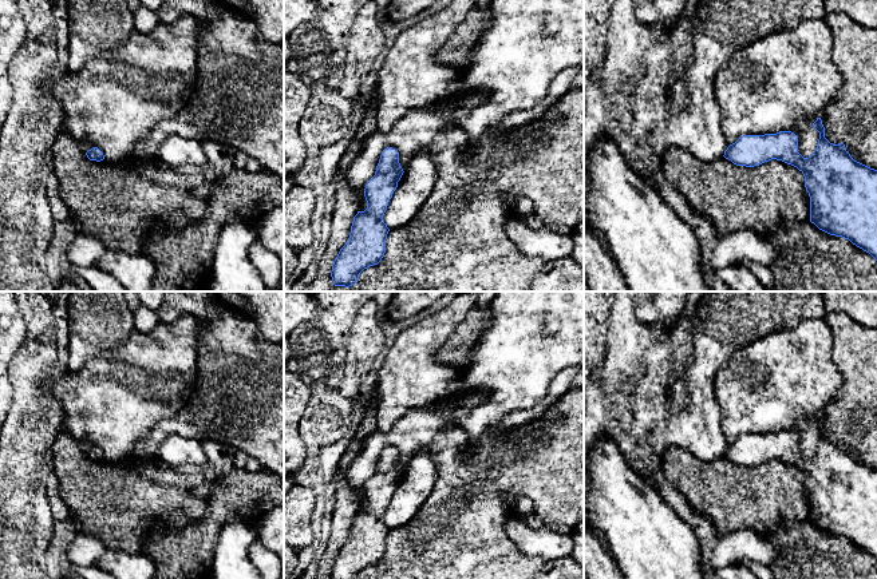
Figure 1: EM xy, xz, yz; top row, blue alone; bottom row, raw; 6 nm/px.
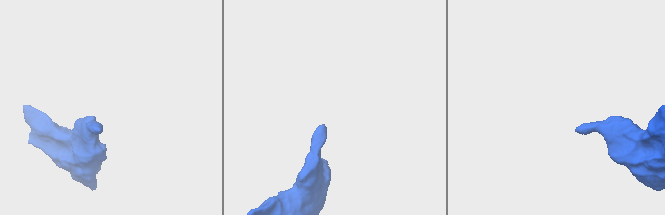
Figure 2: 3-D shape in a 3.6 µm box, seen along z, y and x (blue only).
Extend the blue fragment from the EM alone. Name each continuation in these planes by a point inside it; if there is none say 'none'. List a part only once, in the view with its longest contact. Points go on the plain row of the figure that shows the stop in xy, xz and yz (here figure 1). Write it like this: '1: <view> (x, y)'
none

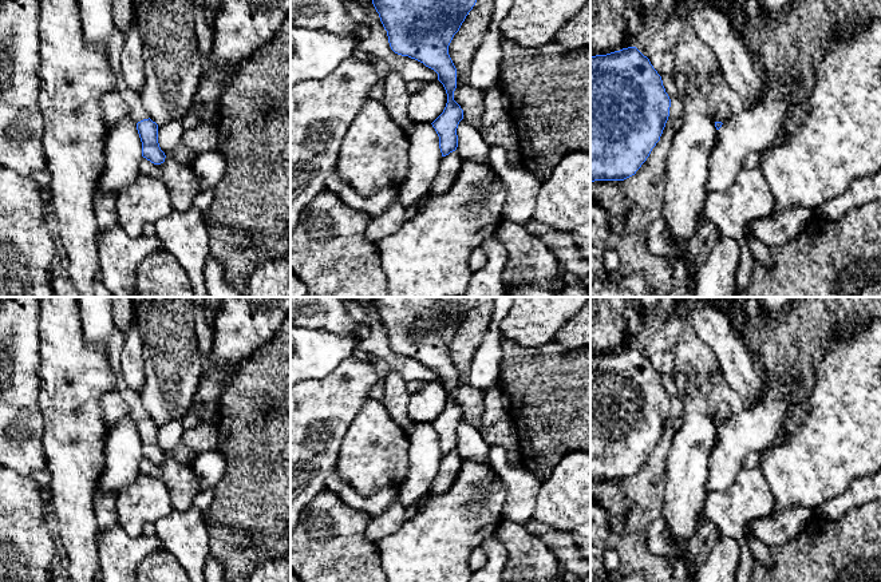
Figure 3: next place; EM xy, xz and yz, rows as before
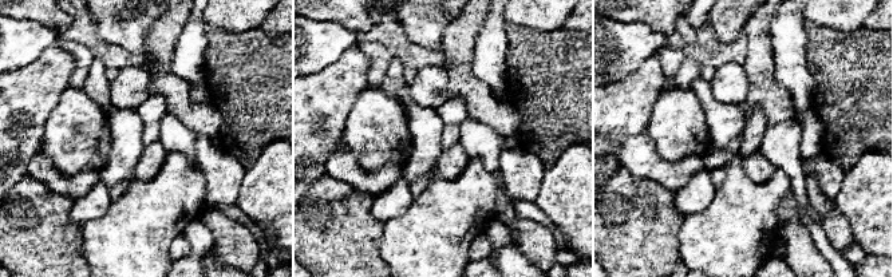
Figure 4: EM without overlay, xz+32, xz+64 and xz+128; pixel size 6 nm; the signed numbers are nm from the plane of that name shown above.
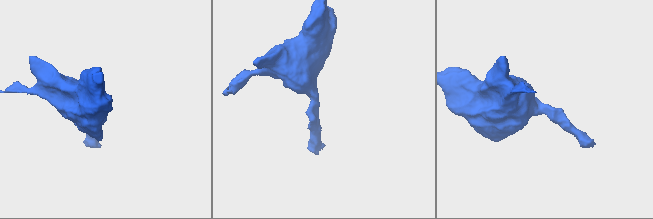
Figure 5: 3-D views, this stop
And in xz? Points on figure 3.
none

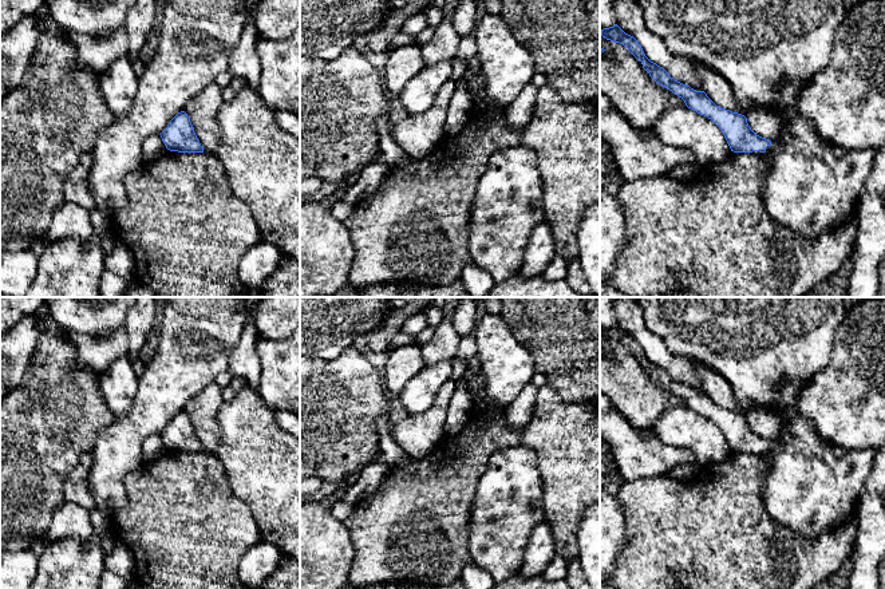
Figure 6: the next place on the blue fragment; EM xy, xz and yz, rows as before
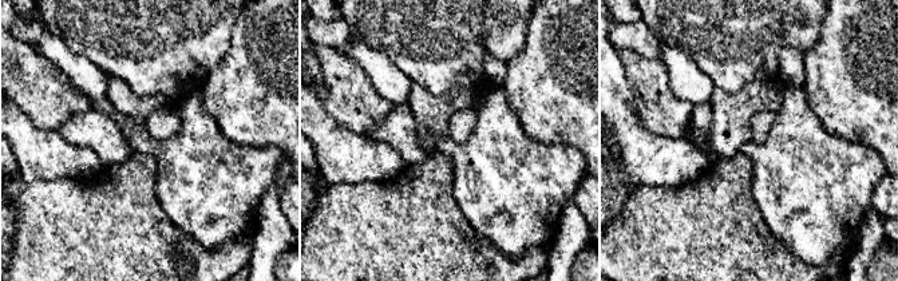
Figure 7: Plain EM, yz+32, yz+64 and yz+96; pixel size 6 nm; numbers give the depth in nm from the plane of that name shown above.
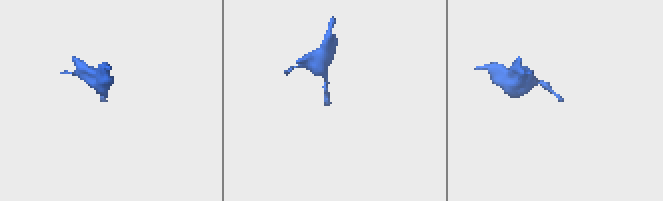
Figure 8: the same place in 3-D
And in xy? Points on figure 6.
none

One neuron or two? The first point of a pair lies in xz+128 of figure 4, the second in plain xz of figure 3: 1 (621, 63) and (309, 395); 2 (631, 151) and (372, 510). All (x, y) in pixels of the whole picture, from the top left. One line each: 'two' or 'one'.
1: two
2: one

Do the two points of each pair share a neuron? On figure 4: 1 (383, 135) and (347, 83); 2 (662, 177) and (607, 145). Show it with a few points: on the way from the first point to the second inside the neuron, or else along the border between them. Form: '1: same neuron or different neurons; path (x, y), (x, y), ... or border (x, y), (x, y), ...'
1: different neurons; border (367, 86), (351, 109), (346, 127)
2: same neuron; path (648, 163), (637, 154), (620, 150)

